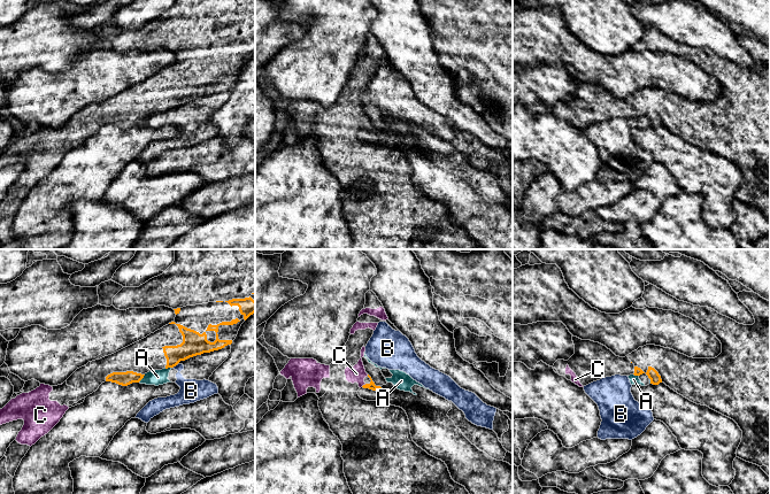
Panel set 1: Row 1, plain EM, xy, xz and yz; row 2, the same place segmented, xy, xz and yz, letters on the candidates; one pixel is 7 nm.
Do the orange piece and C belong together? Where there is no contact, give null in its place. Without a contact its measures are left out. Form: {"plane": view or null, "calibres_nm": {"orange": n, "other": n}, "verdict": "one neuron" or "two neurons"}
{"plane": "xz", "calibres_nm": {"orange": 50, "other": 120}, "verdict": "one neuron"}

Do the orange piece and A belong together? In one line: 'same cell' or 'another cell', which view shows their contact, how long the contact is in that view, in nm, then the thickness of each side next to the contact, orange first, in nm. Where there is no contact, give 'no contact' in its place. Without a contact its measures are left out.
another cell; meets orange in xy; contact 80 nm long; 100 nm thick on the orange side, 110 nm on the other

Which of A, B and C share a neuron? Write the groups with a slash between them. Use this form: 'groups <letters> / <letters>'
groups A B / C

